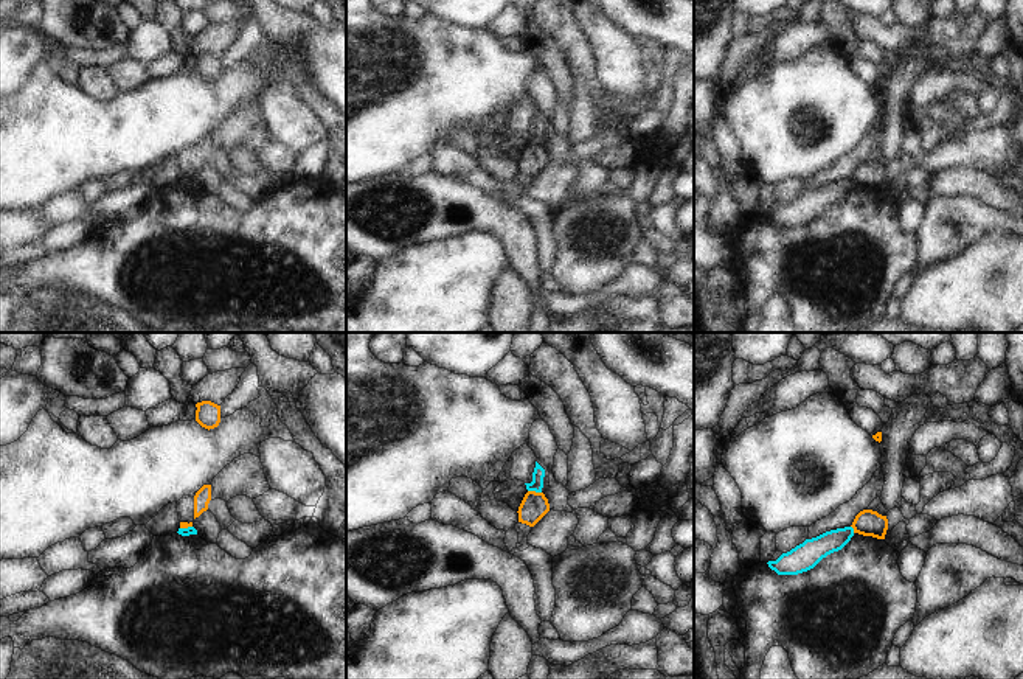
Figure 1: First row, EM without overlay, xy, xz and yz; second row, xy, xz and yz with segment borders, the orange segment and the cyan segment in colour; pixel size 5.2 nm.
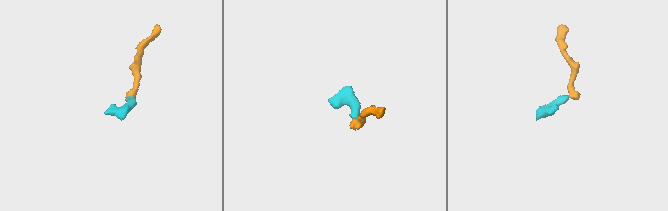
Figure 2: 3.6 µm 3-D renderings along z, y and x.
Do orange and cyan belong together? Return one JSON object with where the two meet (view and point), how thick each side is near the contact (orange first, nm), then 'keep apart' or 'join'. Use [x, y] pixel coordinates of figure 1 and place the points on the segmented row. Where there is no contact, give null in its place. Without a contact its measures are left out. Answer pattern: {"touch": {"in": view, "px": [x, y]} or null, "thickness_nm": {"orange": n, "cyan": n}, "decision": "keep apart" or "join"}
{"touch": {"in": "xz", "px": [534, 491]}, "thickness_nm": {"orange": 140, "cyan": 70}, "decision": "keep apart"}

